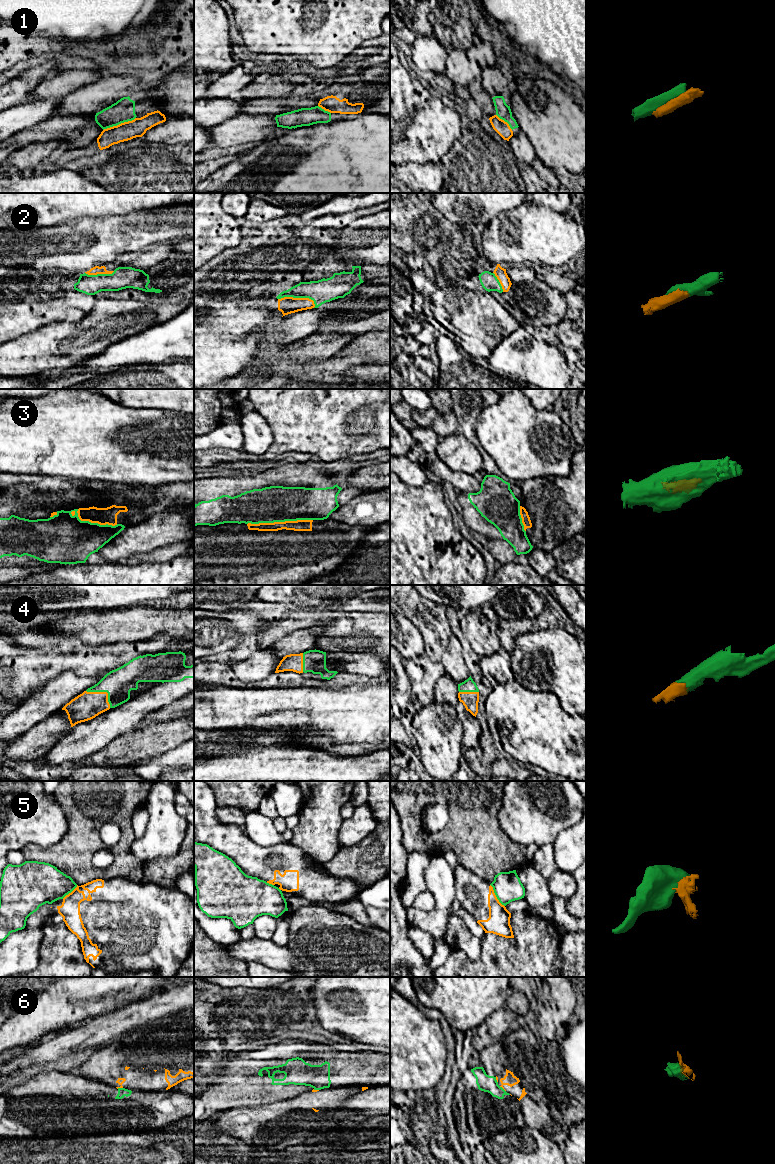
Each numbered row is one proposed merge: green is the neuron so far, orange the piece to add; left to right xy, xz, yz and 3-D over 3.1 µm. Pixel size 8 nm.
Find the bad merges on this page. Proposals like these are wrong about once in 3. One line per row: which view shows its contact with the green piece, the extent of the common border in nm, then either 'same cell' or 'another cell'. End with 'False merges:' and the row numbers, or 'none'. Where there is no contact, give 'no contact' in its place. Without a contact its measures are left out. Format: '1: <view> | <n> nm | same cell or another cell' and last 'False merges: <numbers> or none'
1: xy | 280 nm | another cell
2: xz | 320 nm | same cell
3: xz | 550 nm | another cell
4: xy | 240 nm | same cell
5: yz | 220 nm | another cell
6: yz | 70 nm | another cell
False merges: 1, 3, 5, 6

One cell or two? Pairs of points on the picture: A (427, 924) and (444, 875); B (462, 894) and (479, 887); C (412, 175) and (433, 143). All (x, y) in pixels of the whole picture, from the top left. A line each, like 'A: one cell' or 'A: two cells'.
A: one cell
B: one cell
C: two cells

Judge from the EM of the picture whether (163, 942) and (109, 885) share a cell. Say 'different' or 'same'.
same

